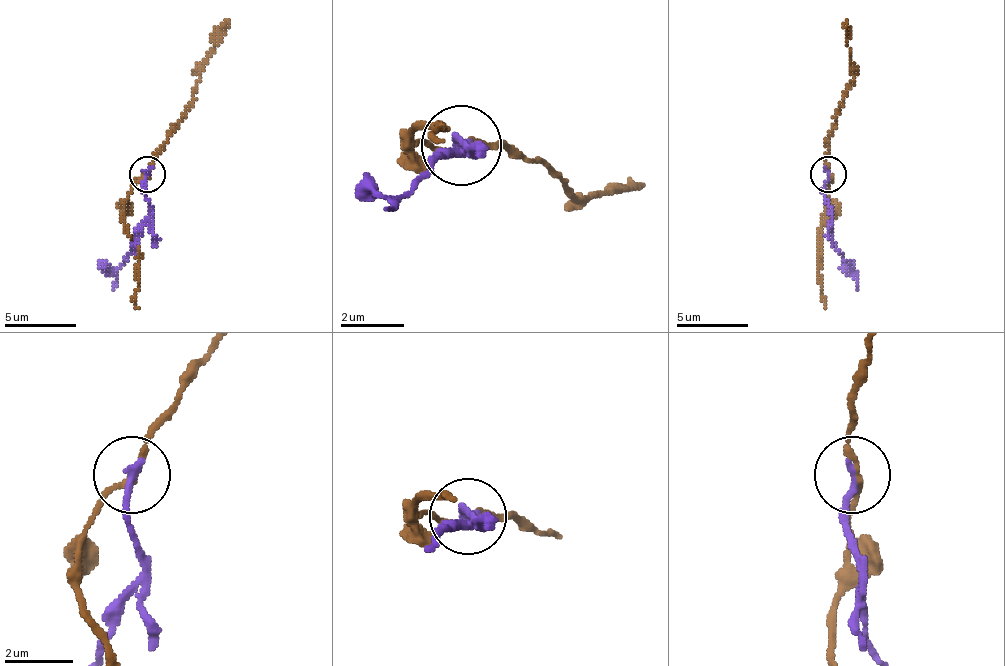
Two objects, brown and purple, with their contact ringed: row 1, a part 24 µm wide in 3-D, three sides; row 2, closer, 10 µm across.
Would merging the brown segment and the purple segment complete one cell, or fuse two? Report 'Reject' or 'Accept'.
Reject

